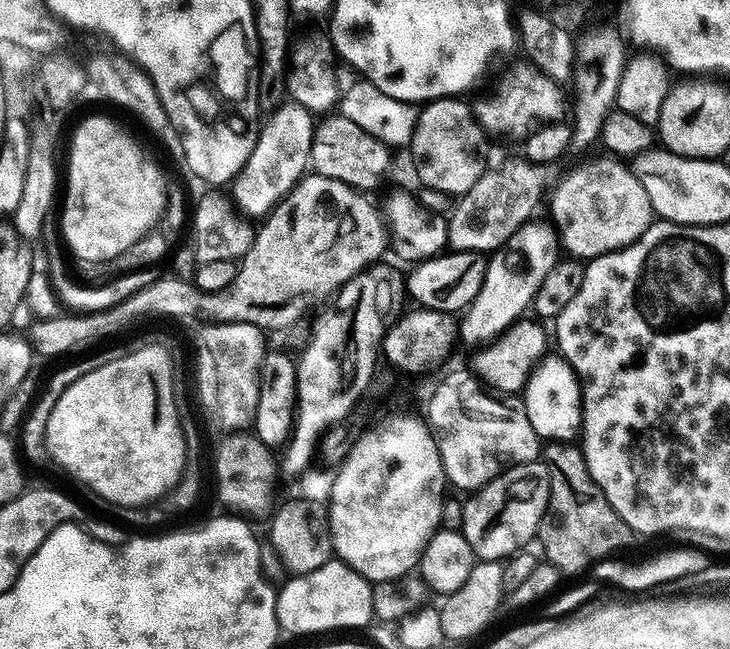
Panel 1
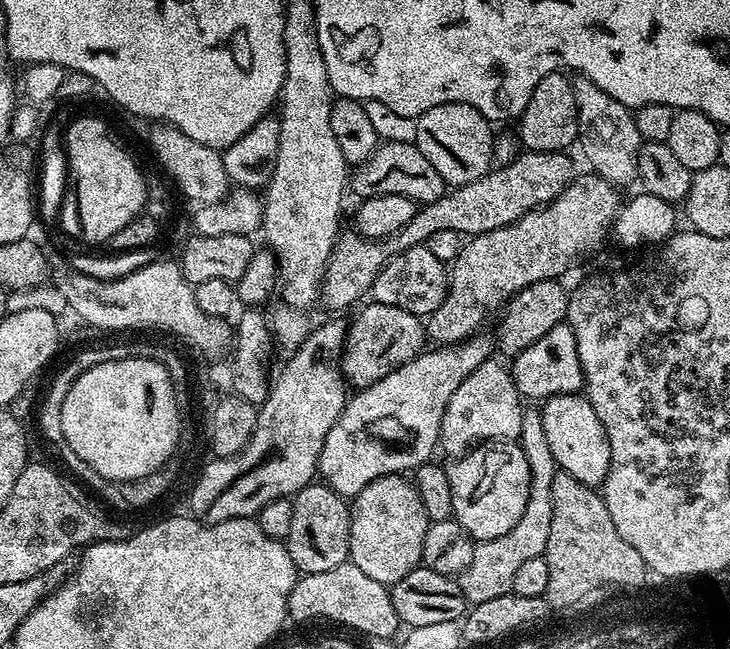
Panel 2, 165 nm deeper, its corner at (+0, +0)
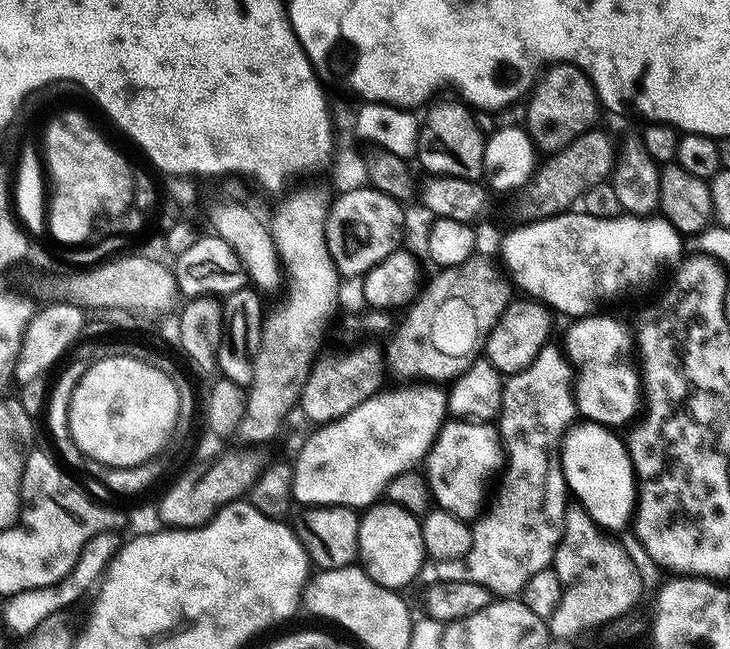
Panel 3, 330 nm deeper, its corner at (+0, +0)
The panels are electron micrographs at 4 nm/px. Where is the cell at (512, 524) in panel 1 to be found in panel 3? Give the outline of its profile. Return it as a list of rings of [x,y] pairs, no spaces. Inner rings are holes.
[[[452,418],[440,427],[440,432],[422,461],[424,478],[432,499],[450,514],[469,522],[475,521],[486,504],[484,480],[505,461],[505,451],[499,431],[491,423]]]

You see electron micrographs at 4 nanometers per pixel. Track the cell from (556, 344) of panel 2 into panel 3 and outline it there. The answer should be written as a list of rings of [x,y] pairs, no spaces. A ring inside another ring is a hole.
[[[581,316],[568,328],[566,355],[578,373],[575,375],[576,410],[585,421],[620,430],[637,416],[642,408],[642,376],[632,365],[634,336],[620,320],[612,316]]]

